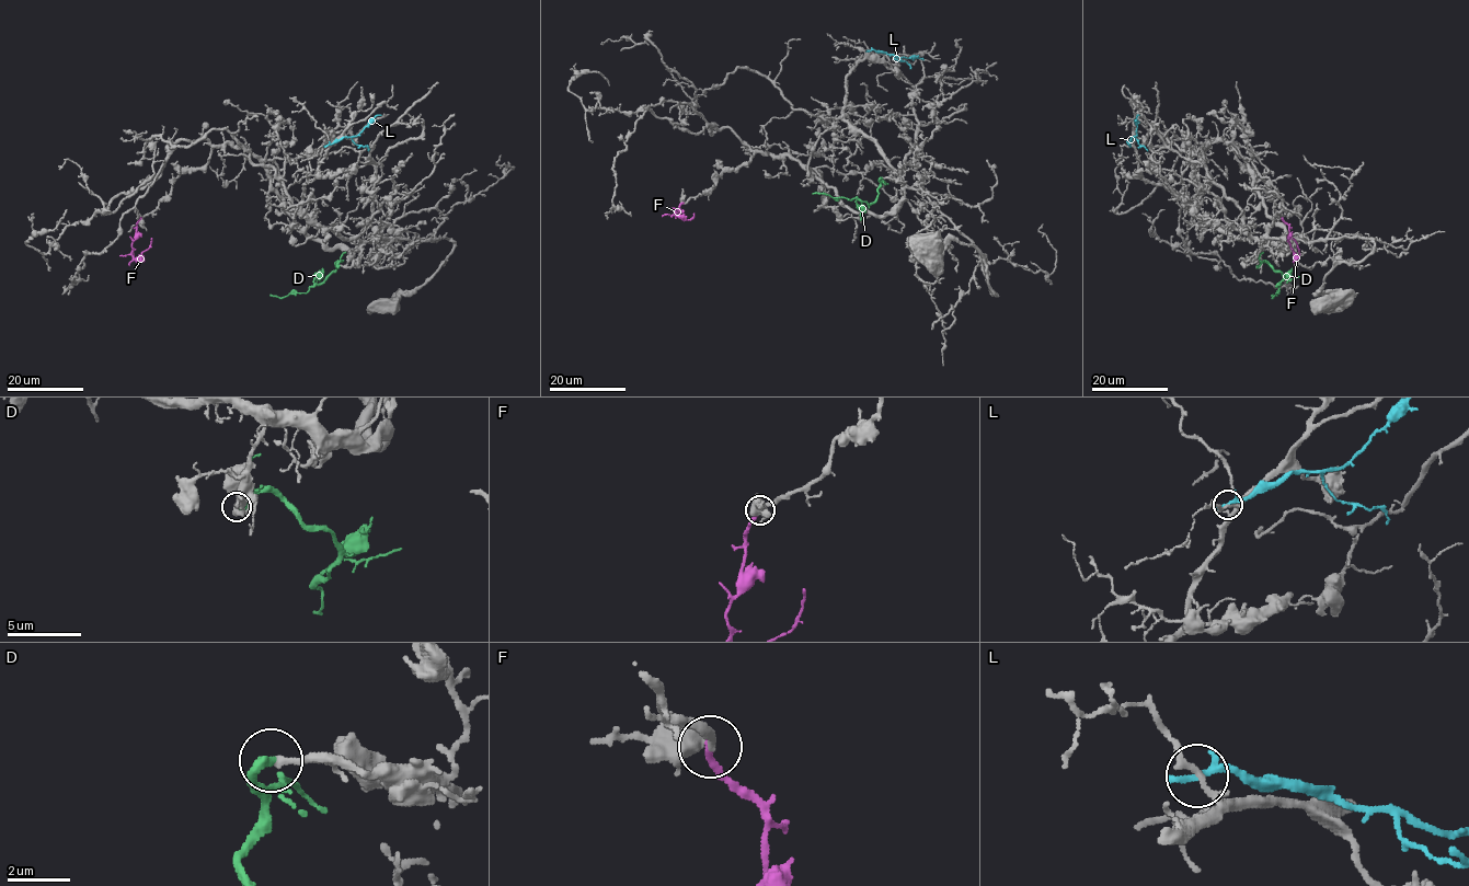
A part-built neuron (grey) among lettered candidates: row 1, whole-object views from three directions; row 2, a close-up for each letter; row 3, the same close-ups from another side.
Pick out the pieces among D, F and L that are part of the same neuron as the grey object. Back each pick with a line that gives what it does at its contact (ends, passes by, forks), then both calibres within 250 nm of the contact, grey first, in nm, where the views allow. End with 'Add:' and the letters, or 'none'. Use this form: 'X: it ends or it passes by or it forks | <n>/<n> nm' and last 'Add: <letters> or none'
D: it ends | 240/440 nm
F: it ends | 400/220 nm
Add: D, F

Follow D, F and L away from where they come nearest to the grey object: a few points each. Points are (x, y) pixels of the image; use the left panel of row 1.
D: (339, 266), (337, 262), (334, 271), (306, 292), (282, 298), (270, 295)
F: (140, 218), (132, 254), (138, 257), (151, 238)
L: (328, 146), (356, 136), (381, 115)

